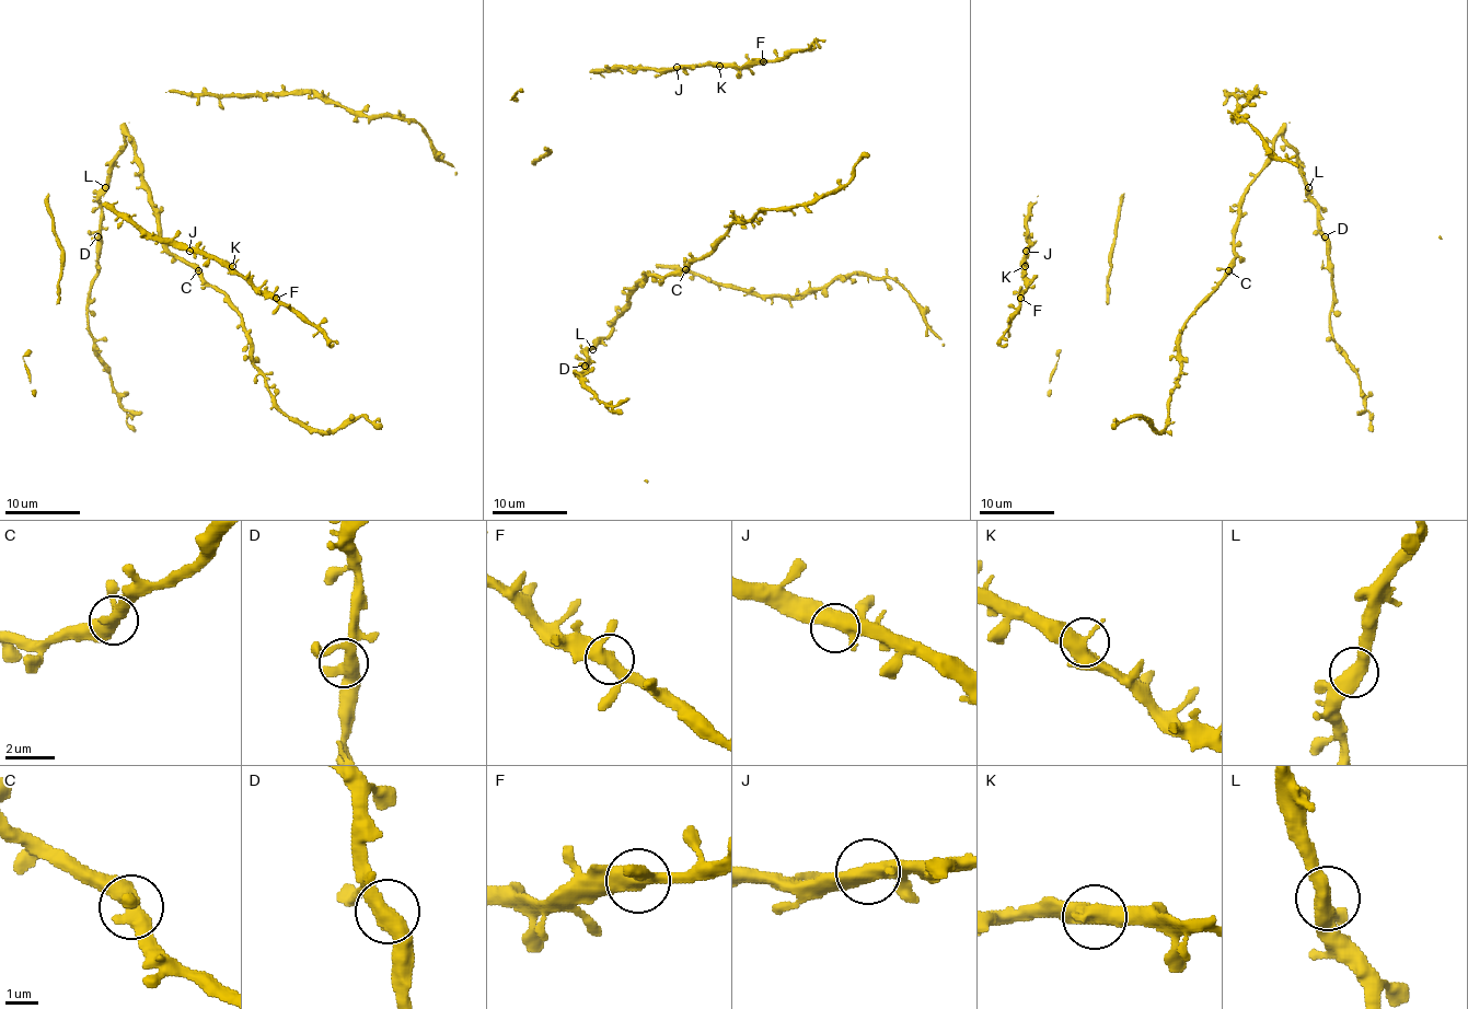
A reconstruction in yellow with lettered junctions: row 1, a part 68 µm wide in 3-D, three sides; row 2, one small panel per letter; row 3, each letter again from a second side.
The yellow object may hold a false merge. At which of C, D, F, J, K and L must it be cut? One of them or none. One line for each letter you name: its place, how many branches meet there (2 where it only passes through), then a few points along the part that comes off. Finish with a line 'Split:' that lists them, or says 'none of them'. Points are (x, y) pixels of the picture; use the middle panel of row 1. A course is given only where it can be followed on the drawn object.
Split: none of them

